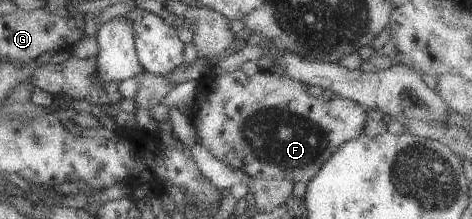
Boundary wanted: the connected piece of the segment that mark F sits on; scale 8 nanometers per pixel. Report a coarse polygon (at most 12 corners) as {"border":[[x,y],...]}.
{"border":[[267,69],[198,80],[204,151],[307,183],[368,110]]}

